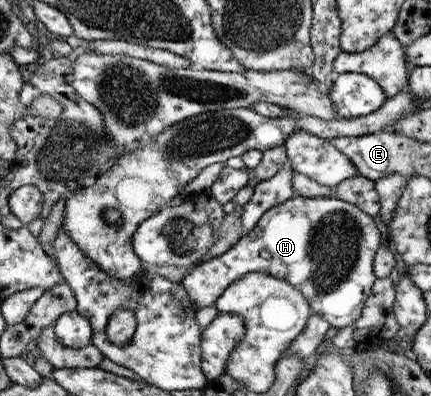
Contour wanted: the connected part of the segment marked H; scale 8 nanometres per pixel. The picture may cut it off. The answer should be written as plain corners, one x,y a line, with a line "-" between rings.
293,197
288,199
285,203
275,205
272,207
260,220
258,227
252,229
252,232
248,235
241,236
237,243
228,251
226,251
221,257
212,259
211,261
204,261
197,265
196,268
188,271
184,275
181,284
188,290
189,298
191,302
198,305
198,309
204,309
204,307
210,307
217,303
225,289
232,285
234,281
240,280
243,276
250,272
262,271
262,273
270,274
270,277
278,277
284,279
290,283
290,285
296,286
301,292
309,299
310,305
313,306
314,313
320,315
325,321
328,321
334,328
344,328
348,325
354,324
362,316
364,311
365,301
369,299
370,292
373,285
377,281
377,274
374,273
373,265
376,262
377,253
380,251
380,241
382,236
380,229
376,227
374,219
369,214
366,214
364,210
358,209
356,205
352,205
349,202
341,201
340,198
335,197

